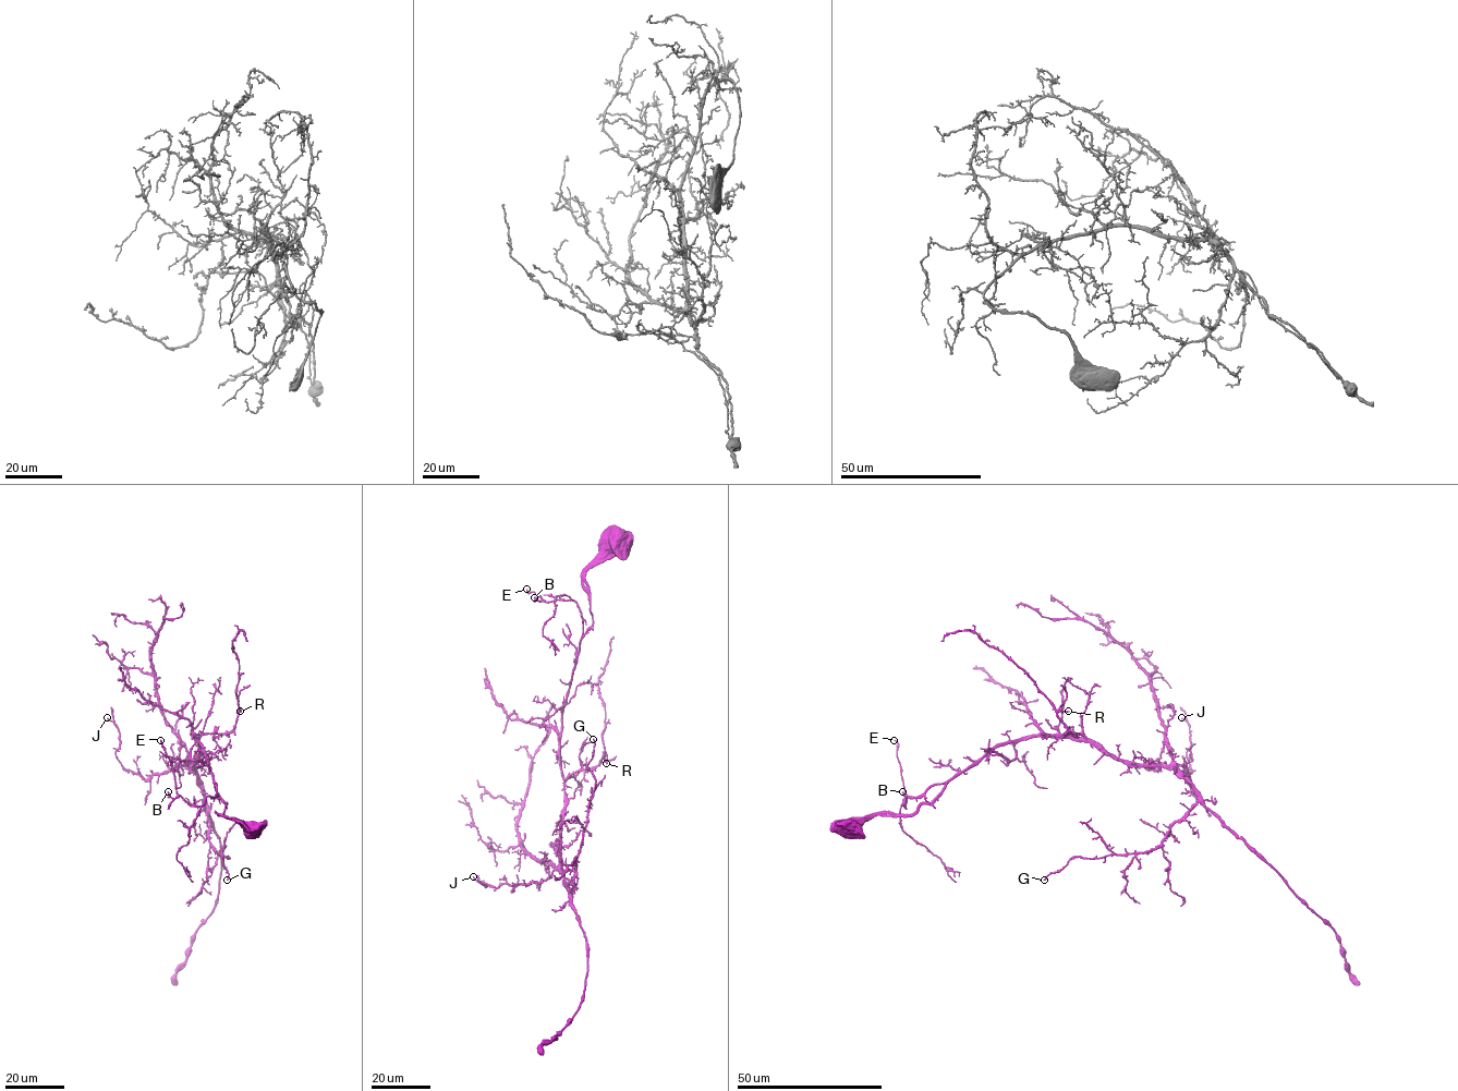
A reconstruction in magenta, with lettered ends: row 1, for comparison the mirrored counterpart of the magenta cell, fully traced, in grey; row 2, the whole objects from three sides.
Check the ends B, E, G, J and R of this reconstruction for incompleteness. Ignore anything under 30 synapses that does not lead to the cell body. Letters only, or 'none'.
R

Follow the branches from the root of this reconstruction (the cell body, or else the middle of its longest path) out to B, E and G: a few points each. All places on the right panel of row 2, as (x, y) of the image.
B: (845, 827), (876, 814), (912, 814), (944, 785), (906, 796), (906, 805), (902, 791)
E: (845, 827), (876, 814), (912, 814), (943, 789), (932, 785), (906, 796), (904, 804), (894, 740)
G: (845, 827), (912, 814), (1037, 736), (1169, 765), (1193, 789), (1154, 848), (1071, 858), (1044, 880)

